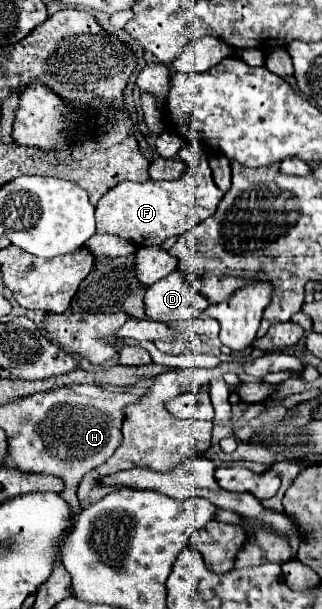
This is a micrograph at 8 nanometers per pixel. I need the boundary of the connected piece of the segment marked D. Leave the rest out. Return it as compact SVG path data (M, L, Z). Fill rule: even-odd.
M174 270L166 278L148 286L144 304L148 318L170 324L198 318L210 302L186 282L186 274L182 270Z

